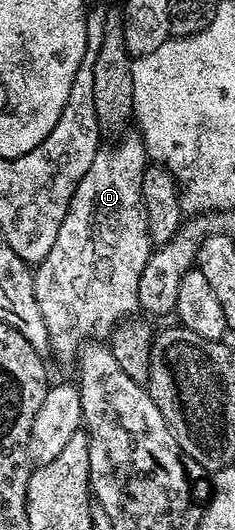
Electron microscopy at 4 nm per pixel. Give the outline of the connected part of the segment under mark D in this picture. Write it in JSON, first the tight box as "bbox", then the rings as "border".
{"bbox":[33,133,153,363],"border":[[[124,133],[112,142],[115,142],[112,146],[104,145],[93,156],[93,164],[89,164],[89,172],[85,172],[85,176],[81,176],[81,184],[77,184],[77,192],[73,192],[71,203],[65,212],[65,220],[61,220],[61,232],[57,232],[57,240],[53,240],[53,248],[49,248],[49,256],[45,256],[45,260],[38,263],[33,270],[37,304],[41,308],[41,316],[45,316],[45,328],[49,332],[49,340],[51,341],[50,353],[55,354],[55,358],[59,362],[74,363],[78,359],[80,349],[84,344],[92,340],[106,339],[118,323],[125,318],[132,317],[139,310],[141,272],[145,272],[145,264],[149,260],[153,249],[149,228],[147,227],[147,217],[145,216],[145,204],[141,196],[141,176],[148,168],[149,159],[143,139],[139,137],[138,133]]]}

